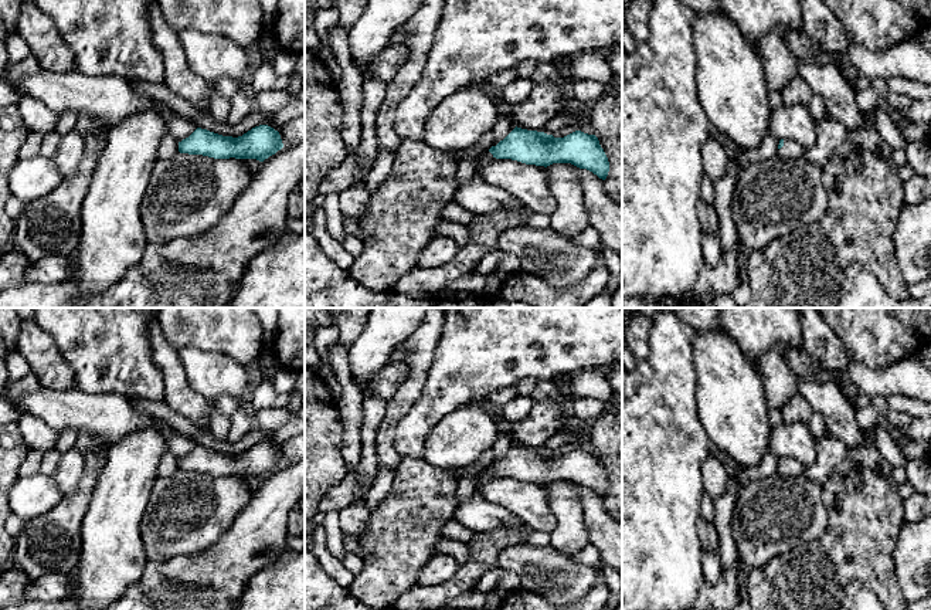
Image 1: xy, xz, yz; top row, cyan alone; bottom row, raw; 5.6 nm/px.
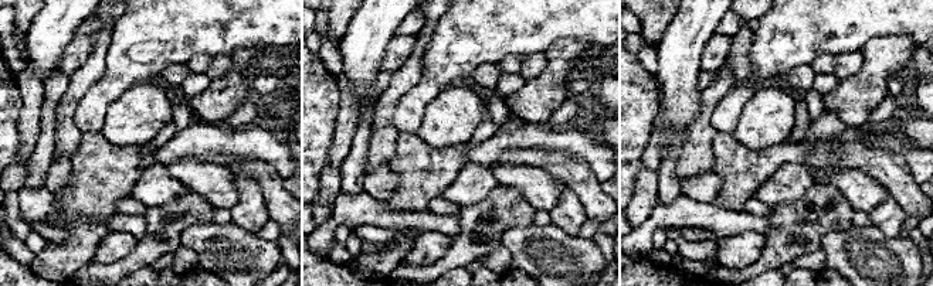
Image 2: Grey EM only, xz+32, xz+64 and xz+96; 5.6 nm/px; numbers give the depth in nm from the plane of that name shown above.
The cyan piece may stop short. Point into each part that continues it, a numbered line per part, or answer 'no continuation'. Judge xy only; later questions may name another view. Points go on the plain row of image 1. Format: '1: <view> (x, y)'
no continuation

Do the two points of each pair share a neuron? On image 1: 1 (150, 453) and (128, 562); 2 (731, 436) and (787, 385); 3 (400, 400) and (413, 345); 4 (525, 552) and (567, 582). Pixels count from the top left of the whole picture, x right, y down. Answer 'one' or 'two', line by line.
1: one
2: two
3: one
4: one

